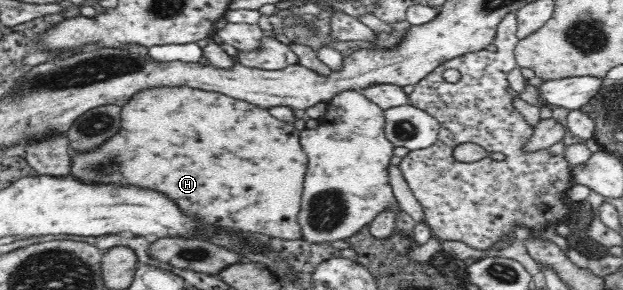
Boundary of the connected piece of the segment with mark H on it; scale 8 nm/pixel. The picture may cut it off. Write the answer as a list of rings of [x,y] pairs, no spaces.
[[[185,85],[146,88],[122,106],[121,129],[98,147],[77,151],[70,159],[71,176],[85,184],[131,184],[168,196],[183,214],[198,218],[199,222],[234,232],[303,239],[297,216],[301,212],[308,158],[300,143],[300,131],[274,118],[267,109],[248,102]]]

